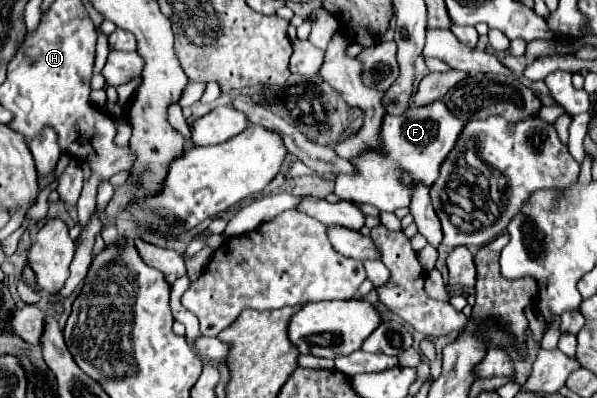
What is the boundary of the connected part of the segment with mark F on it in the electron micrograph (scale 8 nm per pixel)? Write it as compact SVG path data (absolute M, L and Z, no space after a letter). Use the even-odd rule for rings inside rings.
M433 101L429 105L409 105L405 113L391 115L385 113L381 123L381 149L369 149L363 155L351 157L355 167L353 175L339 175L335 181L335 195L345 201L369 203L379 211L396 211L399 207L409 207L411 187L403 185L401 175L409 175L413 183L427 183L427 187L437 179L439 165L451 151L457 135L461 133L463 121L457 119L445 105L445 101Z

